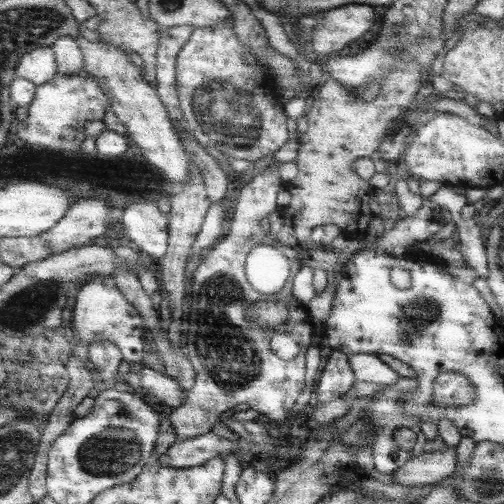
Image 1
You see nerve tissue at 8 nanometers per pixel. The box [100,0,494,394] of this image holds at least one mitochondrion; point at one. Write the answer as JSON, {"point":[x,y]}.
{"point":[226,113]}

